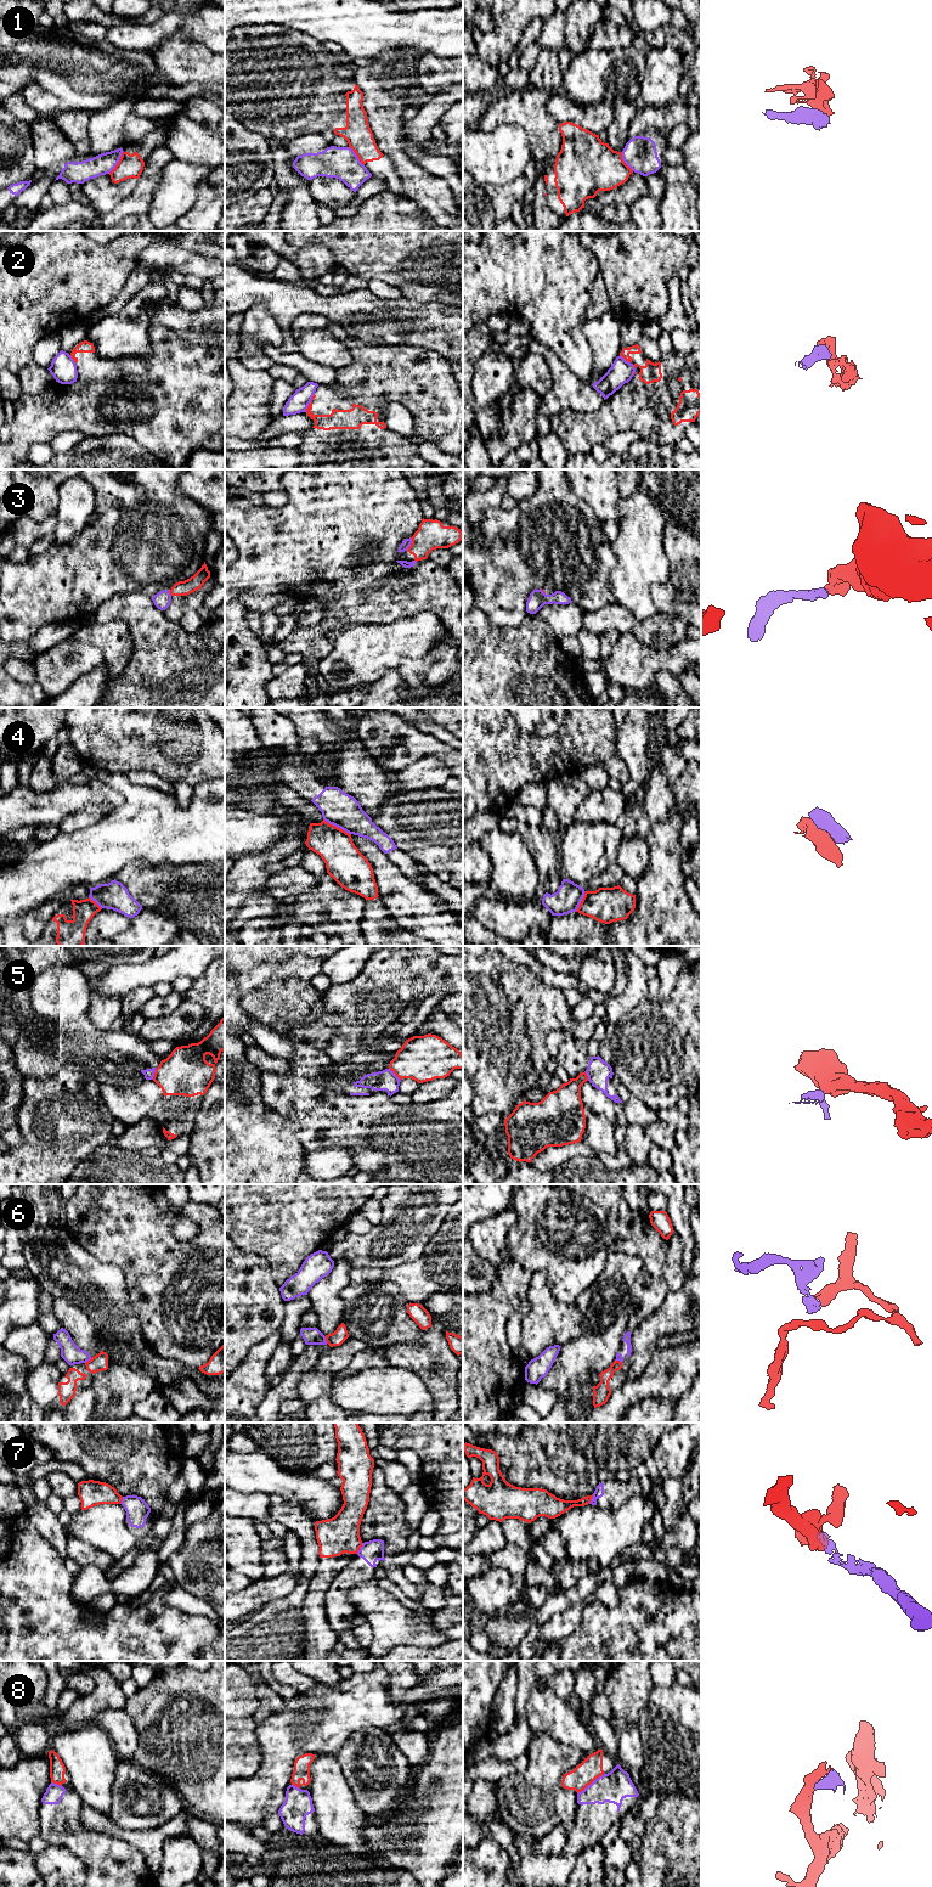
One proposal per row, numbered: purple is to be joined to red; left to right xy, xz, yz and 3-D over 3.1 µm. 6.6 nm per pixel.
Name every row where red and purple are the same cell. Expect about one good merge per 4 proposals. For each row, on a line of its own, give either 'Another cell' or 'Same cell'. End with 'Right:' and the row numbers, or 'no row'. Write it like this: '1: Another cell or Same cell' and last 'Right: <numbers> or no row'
1: Another cell
2: Another cell
3: Same cell
4: Another cell
5: Another cell
6: Another cell
7: Another cell
8: Another cell
Right: 3

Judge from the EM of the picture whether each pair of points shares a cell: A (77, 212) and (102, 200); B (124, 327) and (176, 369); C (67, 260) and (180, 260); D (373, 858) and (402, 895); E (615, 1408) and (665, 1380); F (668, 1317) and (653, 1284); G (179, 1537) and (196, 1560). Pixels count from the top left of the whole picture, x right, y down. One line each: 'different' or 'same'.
A: different
B: different
C: different
D: same
E: same
F: different
G: different

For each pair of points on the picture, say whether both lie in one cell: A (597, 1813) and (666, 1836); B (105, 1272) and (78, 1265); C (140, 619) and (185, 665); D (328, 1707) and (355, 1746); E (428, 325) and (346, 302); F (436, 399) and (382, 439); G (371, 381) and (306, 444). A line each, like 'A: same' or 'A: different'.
A: different
B: same
C: same
D: different
E: same
F: same
G: same

